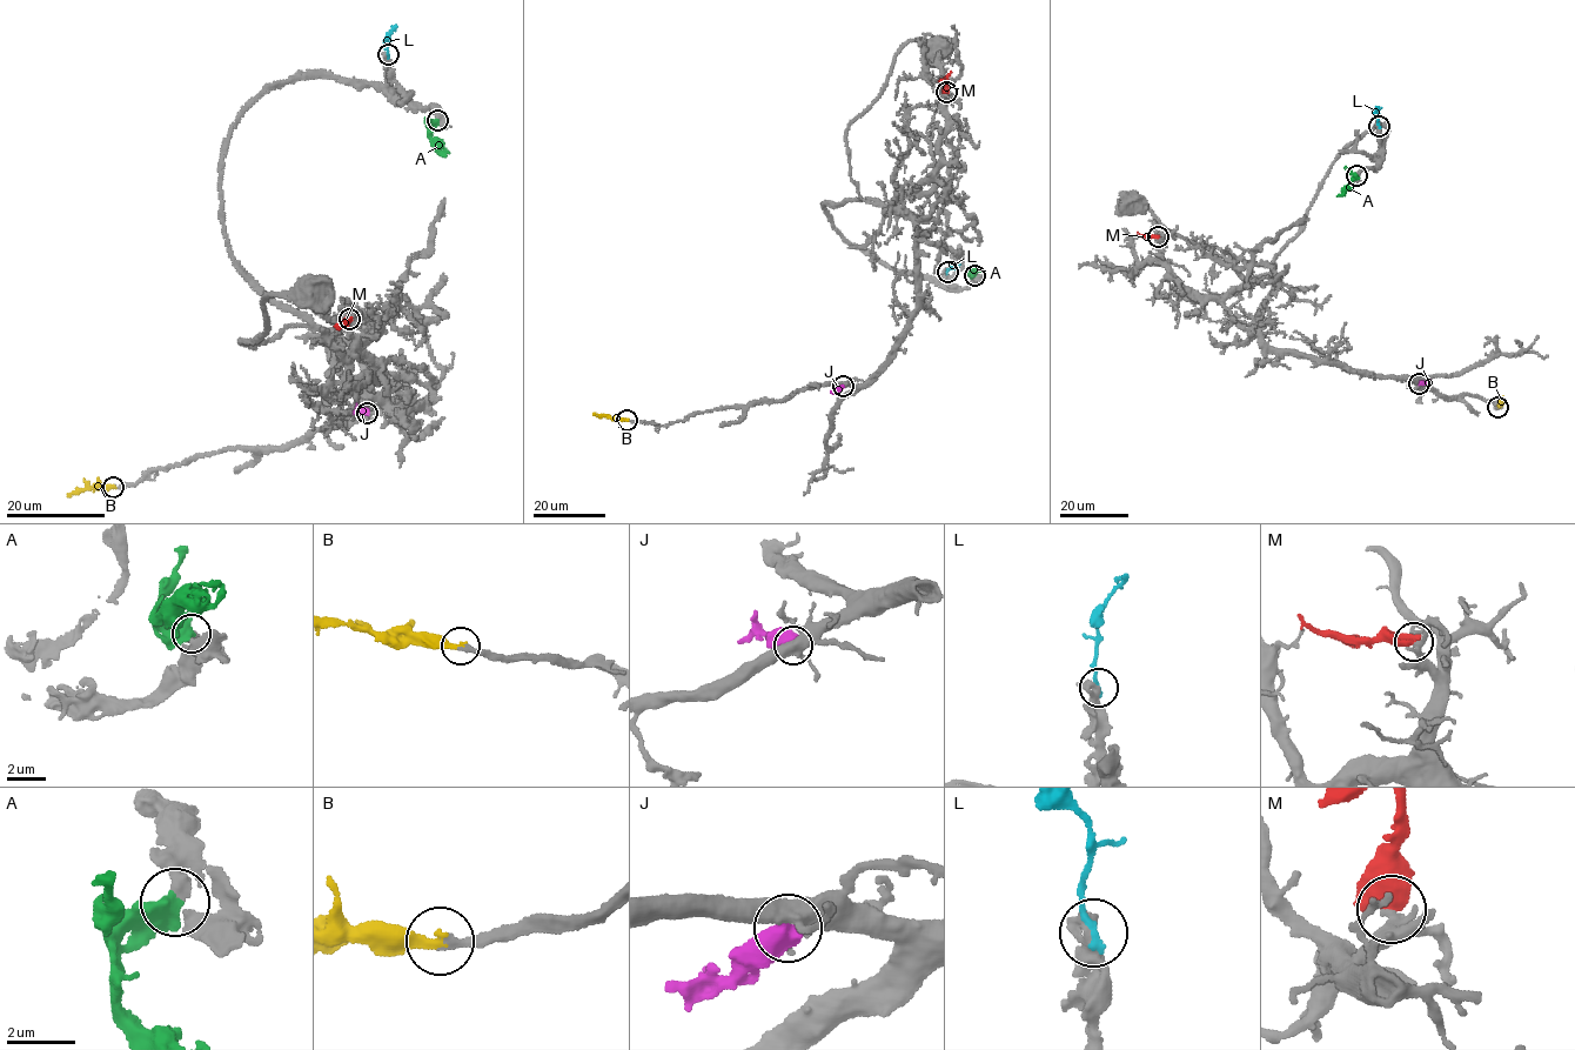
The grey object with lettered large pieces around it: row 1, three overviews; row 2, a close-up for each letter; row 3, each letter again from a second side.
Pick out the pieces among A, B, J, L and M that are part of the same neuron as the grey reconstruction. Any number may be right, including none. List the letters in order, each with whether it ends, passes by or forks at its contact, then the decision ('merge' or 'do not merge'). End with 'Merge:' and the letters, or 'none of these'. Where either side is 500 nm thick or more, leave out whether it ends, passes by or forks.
A: merge
B: it ends | merge
J: do not merge
L: do not merge
M: do not merge
Merge: A, B

